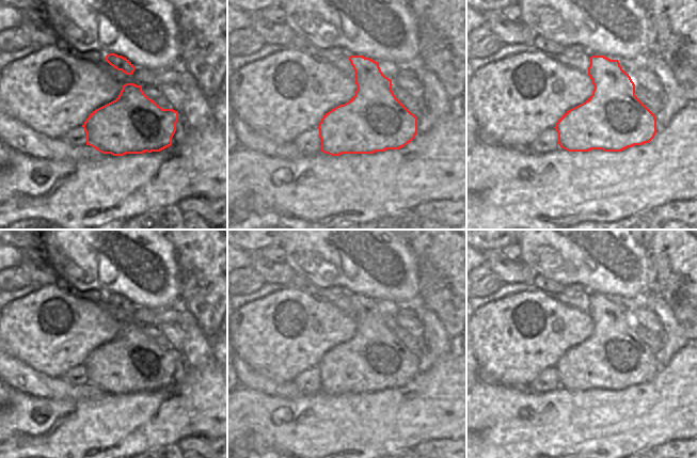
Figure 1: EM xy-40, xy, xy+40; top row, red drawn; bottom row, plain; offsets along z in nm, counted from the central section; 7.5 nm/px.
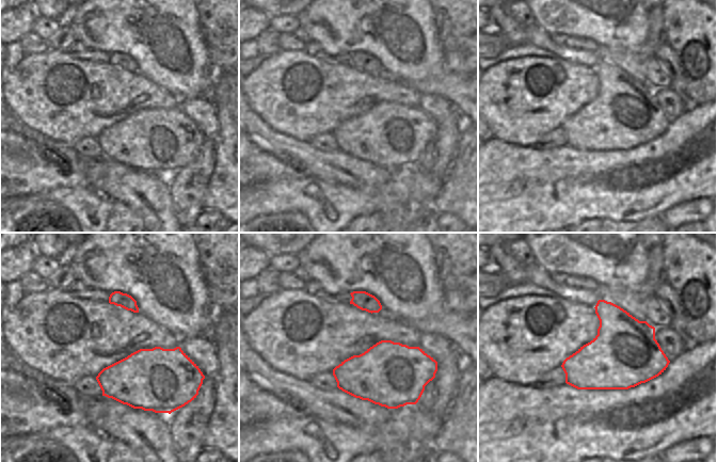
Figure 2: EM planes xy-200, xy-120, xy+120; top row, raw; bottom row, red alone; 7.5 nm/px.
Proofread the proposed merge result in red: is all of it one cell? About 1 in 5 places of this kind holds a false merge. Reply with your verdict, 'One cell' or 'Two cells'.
One cell.

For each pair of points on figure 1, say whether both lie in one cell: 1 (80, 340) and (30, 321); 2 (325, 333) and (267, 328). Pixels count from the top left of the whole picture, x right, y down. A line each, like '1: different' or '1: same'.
1: same
2: same

